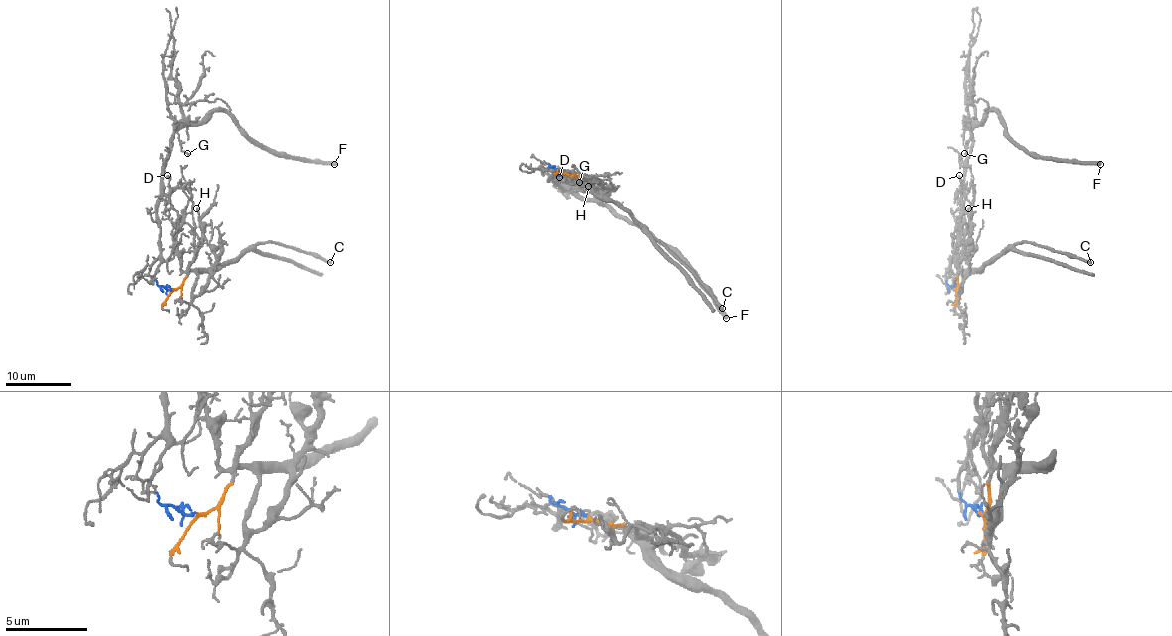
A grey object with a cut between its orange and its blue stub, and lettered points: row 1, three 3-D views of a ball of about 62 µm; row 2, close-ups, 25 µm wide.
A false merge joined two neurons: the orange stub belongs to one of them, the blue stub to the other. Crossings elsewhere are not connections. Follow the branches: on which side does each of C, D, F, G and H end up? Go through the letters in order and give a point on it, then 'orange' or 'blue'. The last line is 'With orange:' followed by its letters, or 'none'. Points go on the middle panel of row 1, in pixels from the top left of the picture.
C: at (722, 308); orange
D: at (559, 177); blue
F: at (726, 318); blue
G: at (579, 182); blue
H: at (588, 186); orange
With orange: C, H

